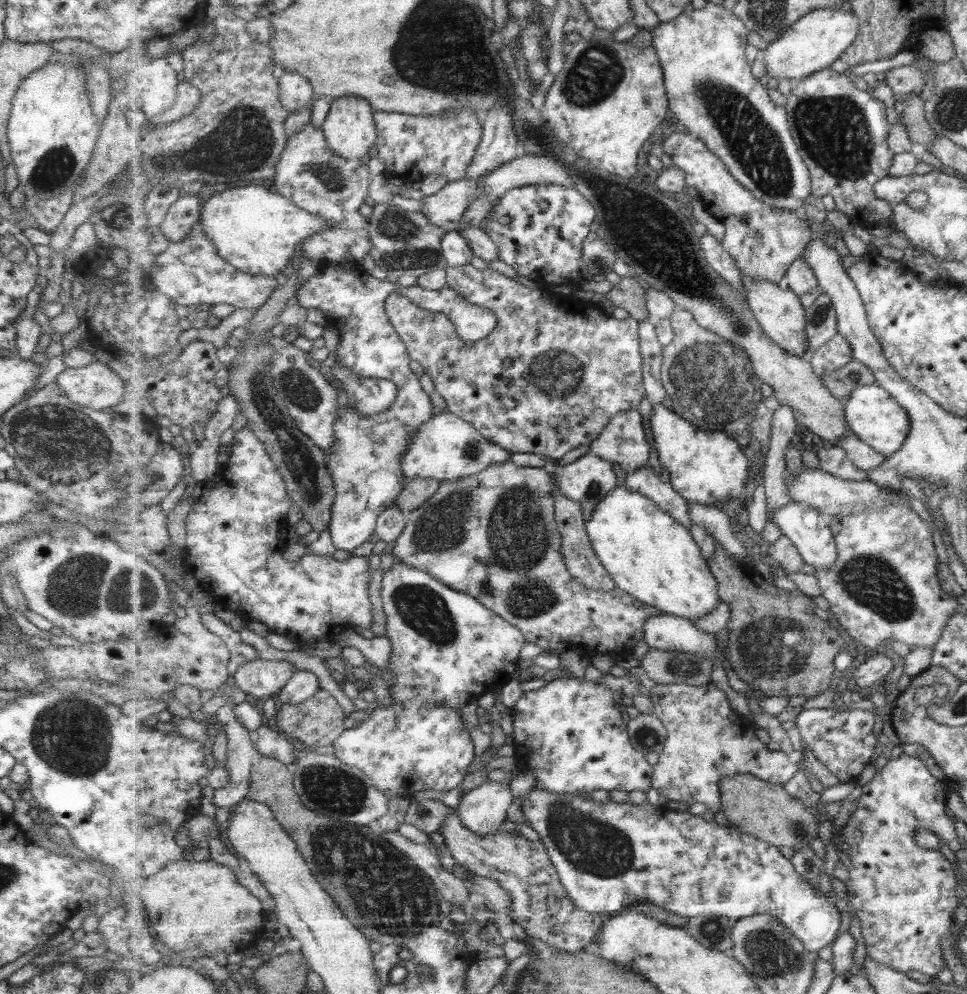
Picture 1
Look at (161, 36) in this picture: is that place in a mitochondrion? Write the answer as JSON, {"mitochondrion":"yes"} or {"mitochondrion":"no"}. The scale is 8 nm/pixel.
{"mitochondrion":"no"}

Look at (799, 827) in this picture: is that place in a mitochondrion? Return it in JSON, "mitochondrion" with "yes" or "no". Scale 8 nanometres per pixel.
{"mitochondrion":"yes"}

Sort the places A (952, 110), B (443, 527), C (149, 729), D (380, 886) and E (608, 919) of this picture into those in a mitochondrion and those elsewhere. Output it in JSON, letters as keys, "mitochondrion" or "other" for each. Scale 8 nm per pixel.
{"A":"mitochondrion","B":"mitochondrion","C":"other","D":"mitochondrion","E":"other"}

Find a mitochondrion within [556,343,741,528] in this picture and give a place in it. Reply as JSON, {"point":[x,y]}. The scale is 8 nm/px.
{"point":[593,492]}

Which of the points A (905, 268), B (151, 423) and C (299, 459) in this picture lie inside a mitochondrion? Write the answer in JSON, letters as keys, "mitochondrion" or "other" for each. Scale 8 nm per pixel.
{"A":"other","B":"other","C":"mitochondrion"}

